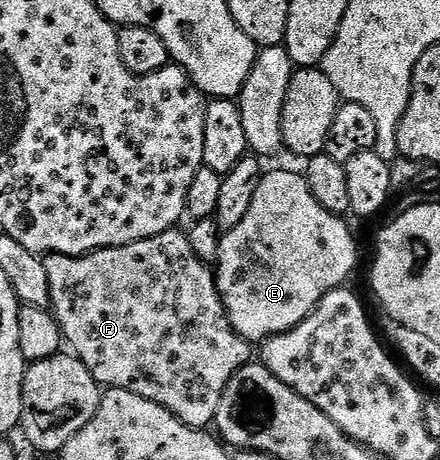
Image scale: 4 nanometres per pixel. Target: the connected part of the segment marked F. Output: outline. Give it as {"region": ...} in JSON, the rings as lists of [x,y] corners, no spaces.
{"region":[[[173,228],[153,238],[131,242],[125,246],[95,250],[77,258],[65,254],[50,254],[44,258],[44,267],[50,287],[50,309],[56,315],[60,333],[63,334],[65,343],[69,347],[73,346],[71,349],[78,355],[80,362],[86,364],[86,368],[101,387],[129,390],[146,400],[154,400],[154,404],[162,404],[162,408],[178,416],[182,424],[192,426],[196,430],[204,430],[215,423],[216,413],[222,404],[222,396],[226,392],[226,384],[230,384],[230,380],[242,367],[249,365],[251,358],[248,357],[251,354],[253,357],[254,350],[250,343],[233,328],[230,316],[224,307],[224,300],[220,295],[220,288],[216,283],[213,267],[209,263],[198,260],[198,256],[194,256],[194,248],[190,248],[190,240],[183,229]]]}

